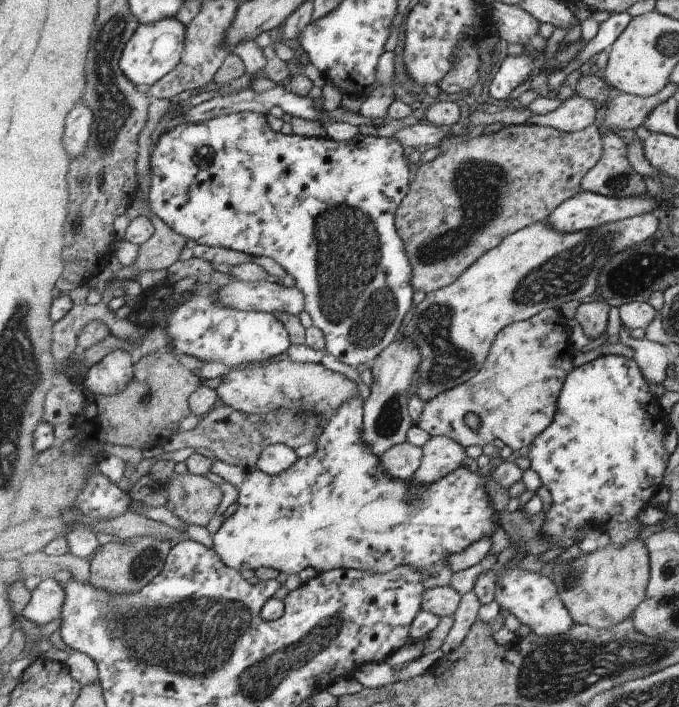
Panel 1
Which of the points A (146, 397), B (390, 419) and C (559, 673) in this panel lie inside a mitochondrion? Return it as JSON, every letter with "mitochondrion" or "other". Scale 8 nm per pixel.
{"A":"mitochondrion","B":"mitochondrion","C":"mitochondrion"}

